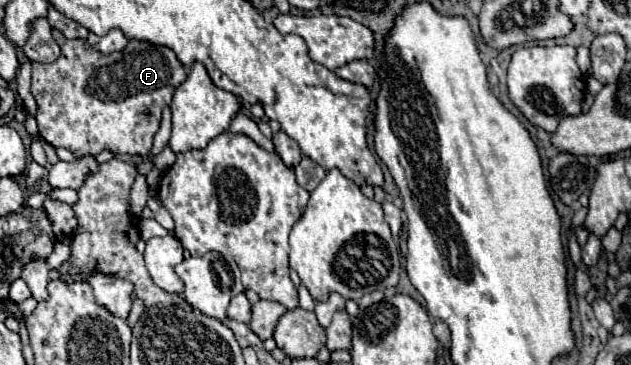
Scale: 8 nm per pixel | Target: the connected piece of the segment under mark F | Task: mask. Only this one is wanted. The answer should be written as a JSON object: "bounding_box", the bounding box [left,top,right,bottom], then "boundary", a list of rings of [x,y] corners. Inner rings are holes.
{"bounding_box":[31,29,187,159],"boundary":[[[53,29],[53,39],[61,47],[61,55],[53,63],[33,63],[31,93],[37,101],[37,125],[39,135],[53,145],[69,149],[77,159],[83,155],[97,155],[103,149],[127,155],[147,155],[153,145],[153,137],[159,129],[161,111],[171,103],[175,85],[183,83],[187,73],[175,53],[169,47],[151,45],[145,41],[129,41],[125,51],[103,55],[91,49],[83,39],[65,39],[61,31]]]}

